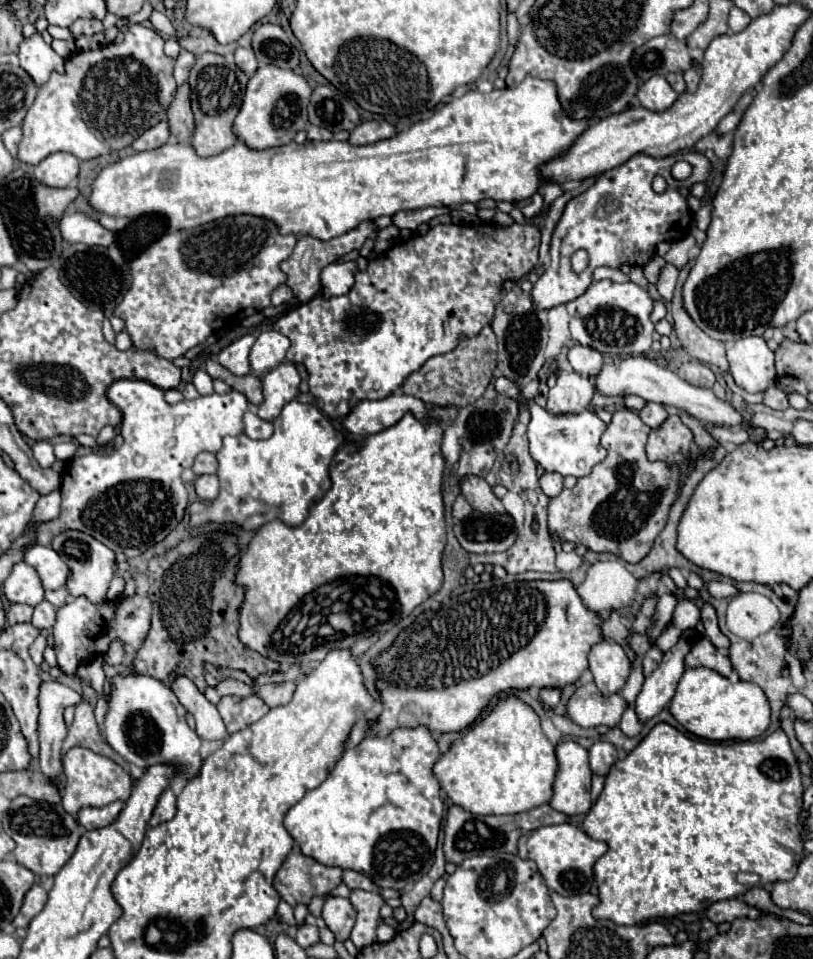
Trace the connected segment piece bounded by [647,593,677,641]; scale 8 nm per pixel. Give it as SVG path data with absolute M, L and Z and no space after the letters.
M663 593L659 595L659 603L657 603L657 609L655 609L655 627L651 631L647 631L647 635L655 641L659 635L661 635L661 629L671 621L673 617L673 611L675 611L675 605L677 605L677 597L673 593Z

